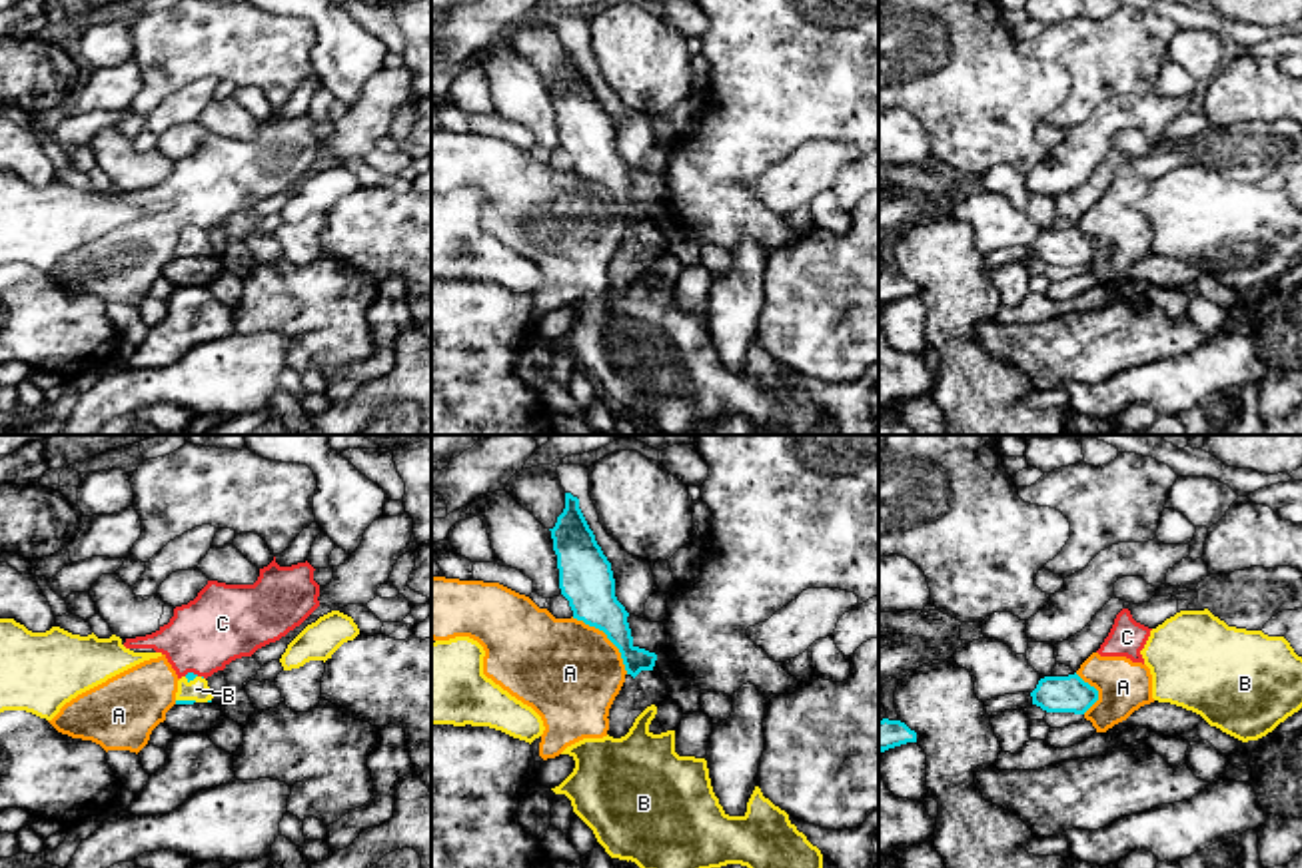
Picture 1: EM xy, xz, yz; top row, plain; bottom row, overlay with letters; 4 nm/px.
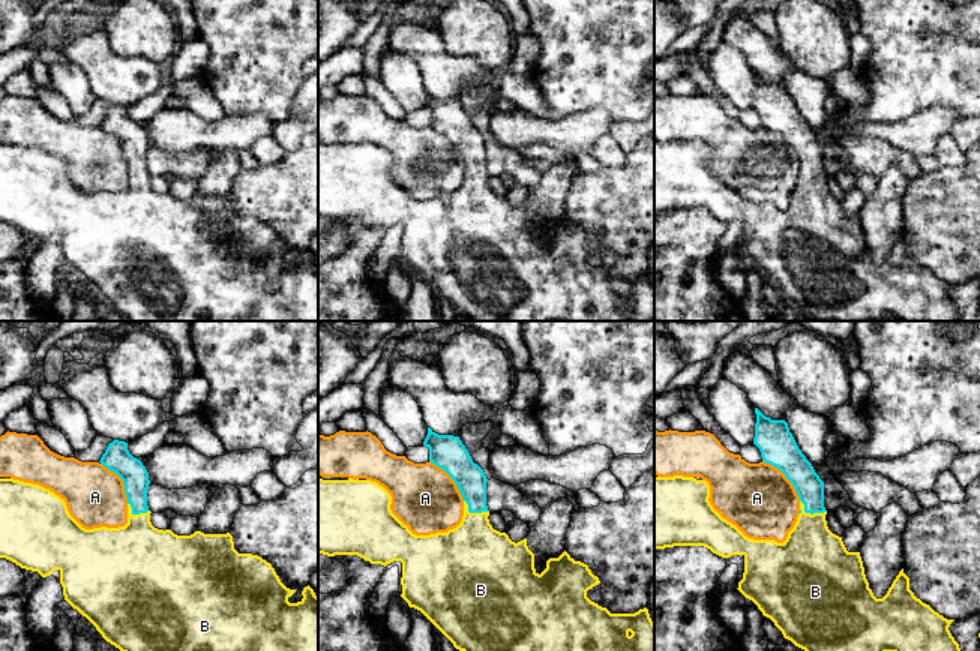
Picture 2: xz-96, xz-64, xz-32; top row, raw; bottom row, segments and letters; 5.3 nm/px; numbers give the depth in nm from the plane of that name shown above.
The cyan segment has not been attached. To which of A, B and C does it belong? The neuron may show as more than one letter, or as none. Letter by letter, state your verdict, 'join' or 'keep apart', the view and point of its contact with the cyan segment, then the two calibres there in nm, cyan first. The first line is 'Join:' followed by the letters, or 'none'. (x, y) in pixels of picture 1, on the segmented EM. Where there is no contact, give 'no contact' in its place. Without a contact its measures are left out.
Join: B
A: keep apart | xz (608, 637) | 220/420 nm
B: join | xy (186, 701) | 20/90 nm
C: keep apart | xy (192, 673) | 30/300 nm

